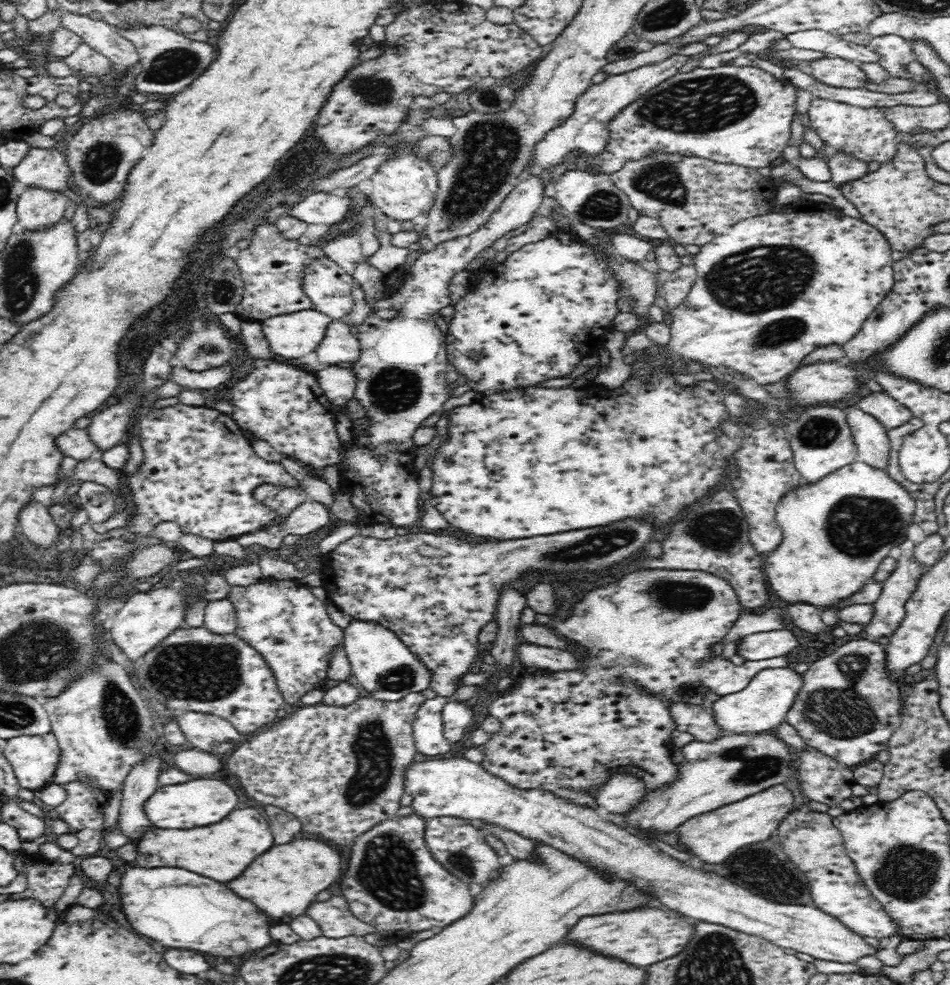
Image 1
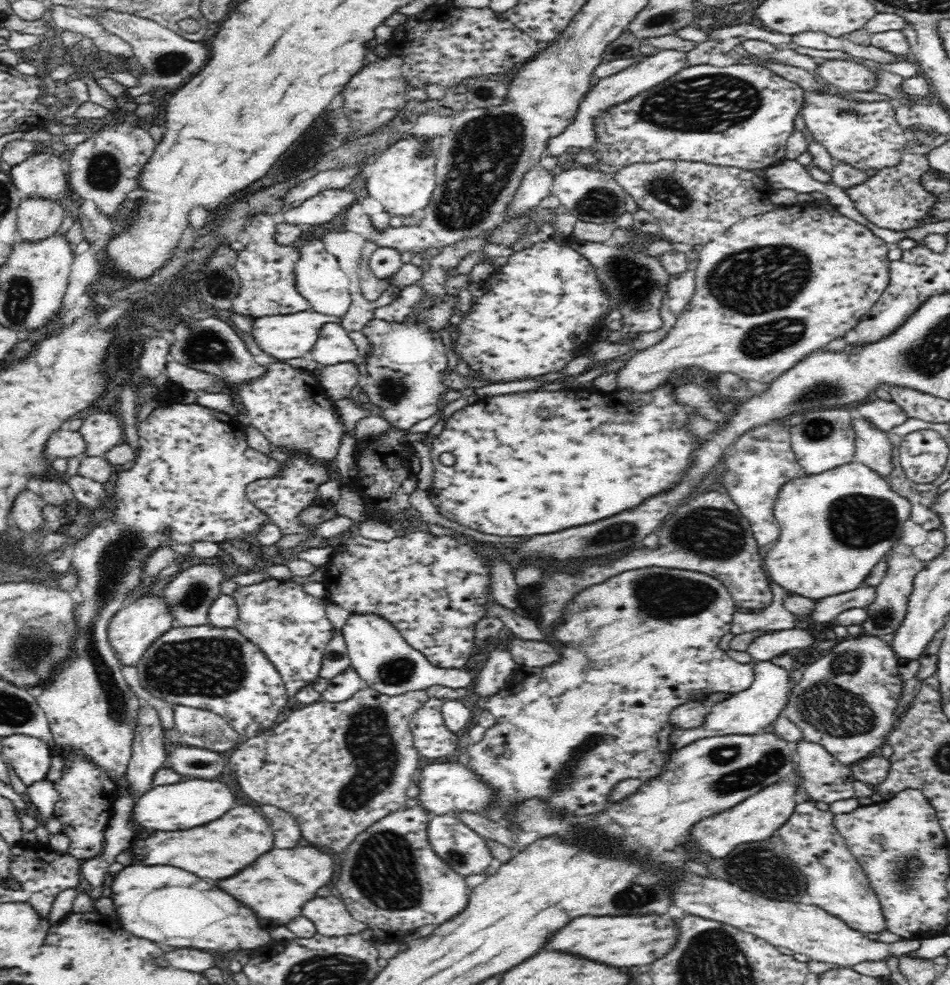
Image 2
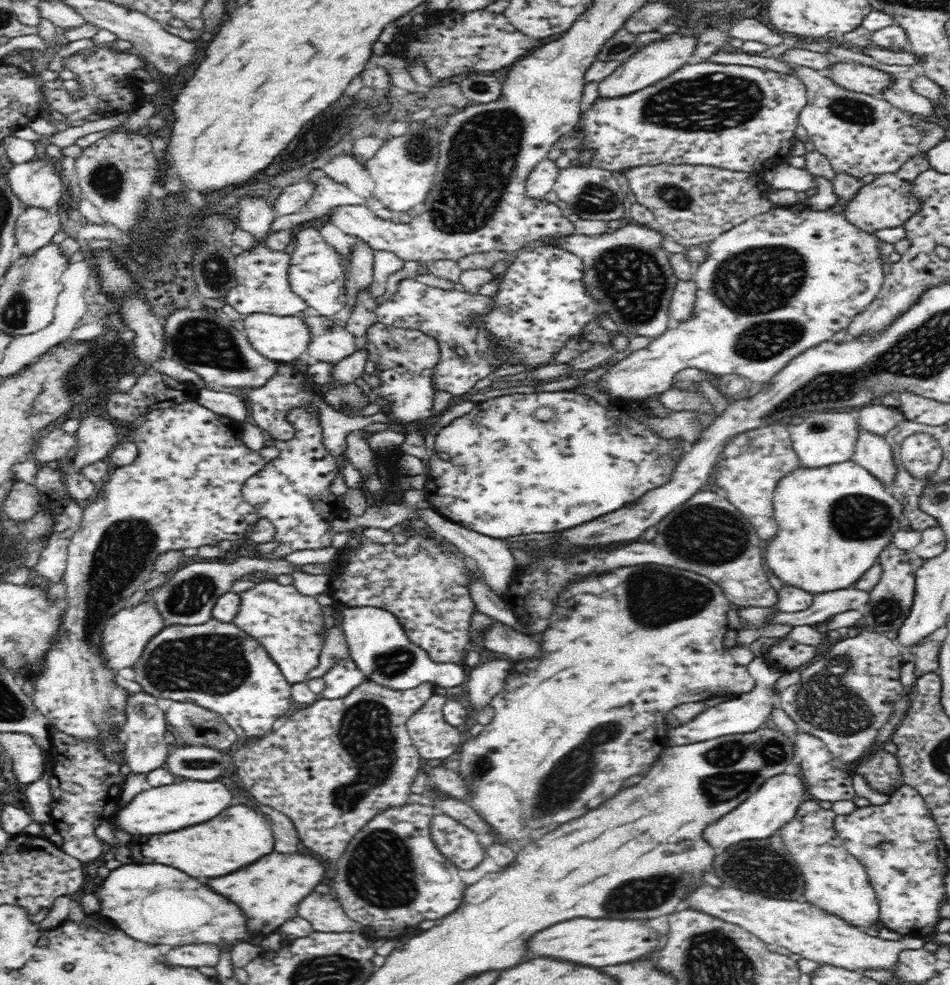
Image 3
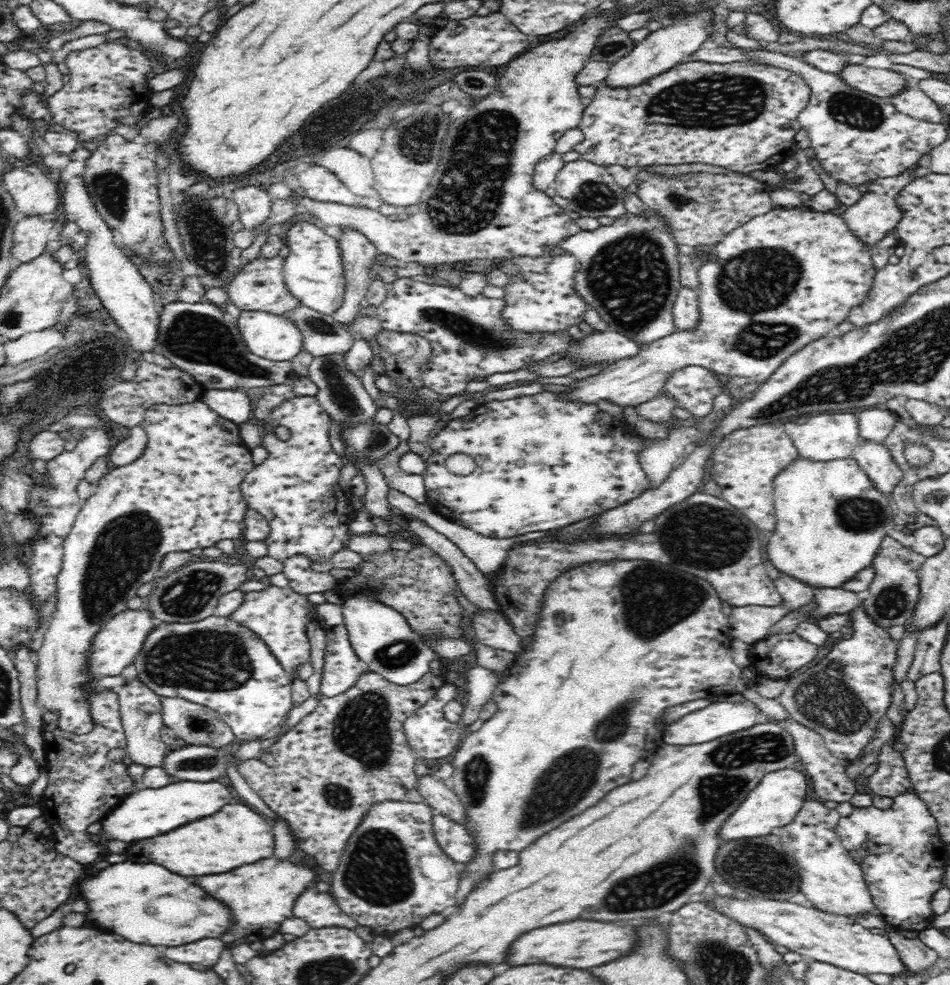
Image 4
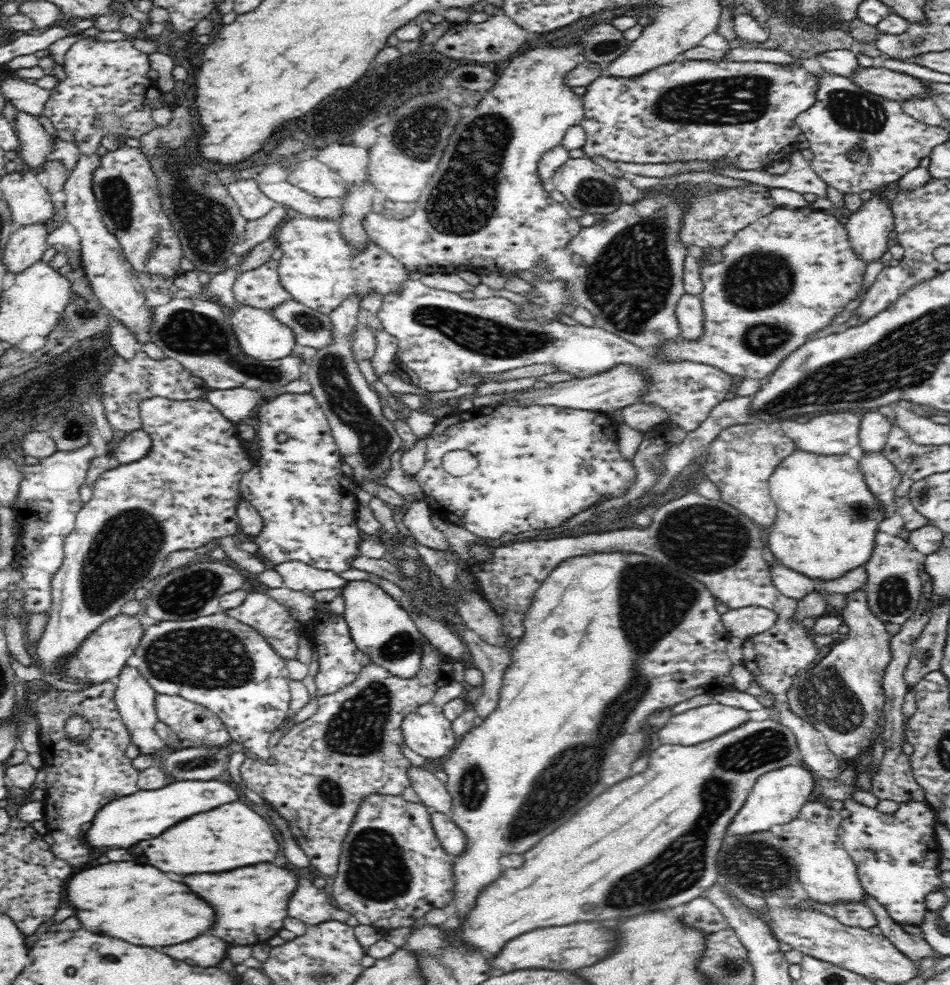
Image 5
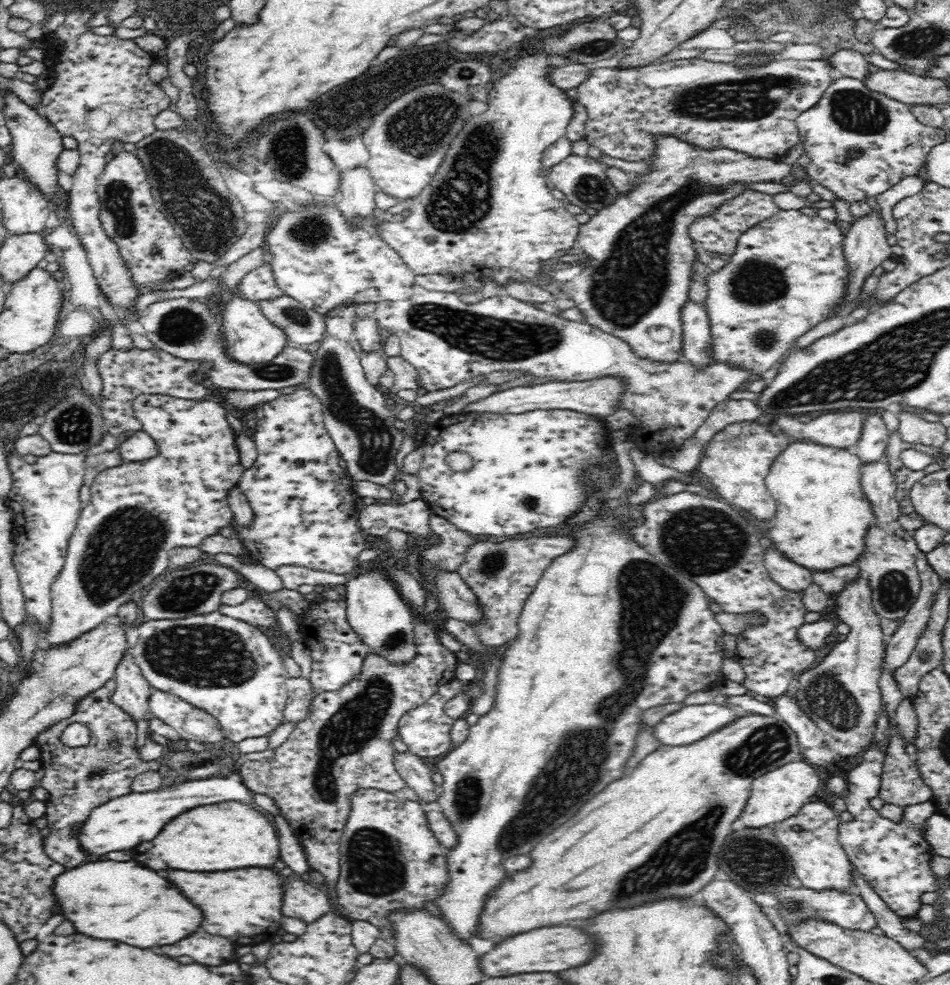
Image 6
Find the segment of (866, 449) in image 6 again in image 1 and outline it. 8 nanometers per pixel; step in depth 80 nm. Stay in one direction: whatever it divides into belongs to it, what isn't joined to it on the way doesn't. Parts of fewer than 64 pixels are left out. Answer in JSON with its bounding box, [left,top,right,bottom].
[856,393,912,430]

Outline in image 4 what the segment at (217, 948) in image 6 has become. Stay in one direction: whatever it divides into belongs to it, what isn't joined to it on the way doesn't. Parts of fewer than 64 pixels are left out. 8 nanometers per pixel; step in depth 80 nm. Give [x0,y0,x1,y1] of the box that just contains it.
[166,938,224,966]

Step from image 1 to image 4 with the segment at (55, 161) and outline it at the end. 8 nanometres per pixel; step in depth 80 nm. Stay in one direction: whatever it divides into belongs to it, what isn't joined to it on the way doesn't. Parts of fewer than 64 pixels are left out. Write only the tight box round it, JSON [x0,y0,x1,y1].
[1,164,60,218]

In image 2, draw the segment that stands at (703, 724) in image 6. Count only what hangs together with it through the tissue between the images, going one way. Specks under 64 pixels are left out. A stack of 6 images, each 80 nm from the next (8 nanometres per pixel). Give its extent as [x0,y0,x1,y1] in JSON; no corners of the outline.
[669,661,790,748]

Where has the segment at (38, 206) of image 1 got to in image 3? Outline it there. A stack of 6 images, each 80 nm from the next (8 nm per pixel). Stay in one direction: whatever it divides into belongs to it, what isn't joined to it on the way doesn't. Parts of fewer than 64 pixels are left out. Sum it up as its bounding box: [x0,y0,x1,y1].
[15,207,60,256]

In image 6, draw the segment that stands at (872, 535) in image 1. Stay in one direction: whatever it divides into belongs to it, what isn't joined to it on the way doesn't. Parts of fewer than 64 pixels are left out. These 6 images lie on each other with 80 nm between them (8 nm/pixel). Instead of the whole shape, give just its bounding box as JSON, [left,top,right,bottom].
[765,437,876,571]

